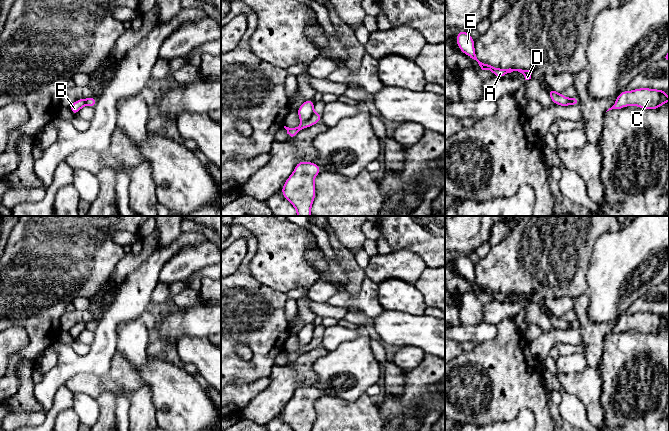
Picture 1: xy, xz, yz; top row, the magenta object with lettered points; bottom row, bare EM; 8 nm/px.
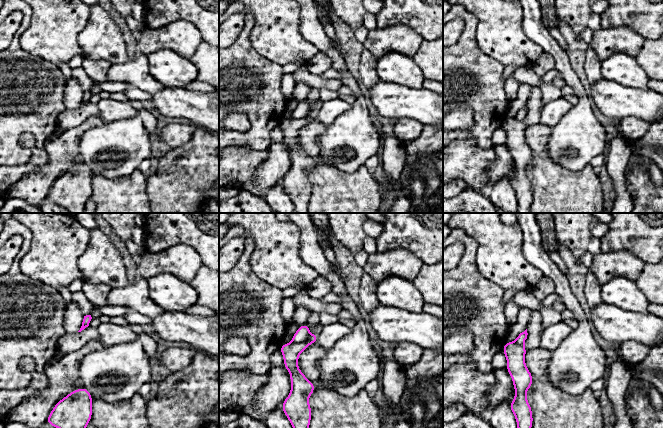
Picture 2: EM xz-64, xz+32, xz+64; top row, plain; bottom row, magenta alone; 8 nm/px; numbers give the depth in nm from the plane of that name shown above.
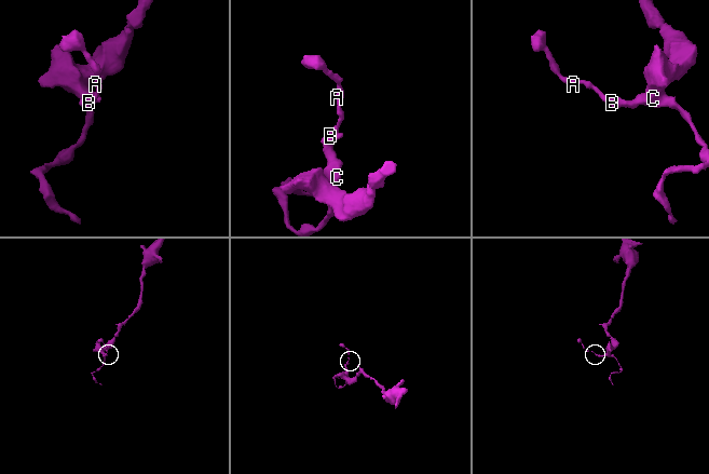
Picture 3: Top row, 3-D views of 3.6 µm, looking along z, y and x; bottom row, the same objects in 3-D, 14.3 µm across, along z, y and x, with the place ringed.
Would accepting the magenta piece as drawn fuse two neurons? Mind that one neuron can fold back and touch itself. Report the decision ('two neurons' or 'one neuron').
two neurons

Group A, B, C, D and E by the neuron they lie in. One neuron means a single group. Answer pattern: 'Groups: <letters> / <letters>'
Groups: A B D E / C

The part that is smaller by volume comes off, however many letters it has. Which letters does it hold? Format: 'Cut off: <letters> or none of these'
Cut off: A, B, D, E

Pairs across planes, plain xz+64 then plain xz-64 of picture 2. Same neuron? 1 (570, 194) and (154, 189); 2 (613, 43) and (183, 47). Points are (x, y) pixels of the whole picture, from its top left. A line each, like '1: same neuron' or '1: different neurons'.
1: different neurons
2: same neuron

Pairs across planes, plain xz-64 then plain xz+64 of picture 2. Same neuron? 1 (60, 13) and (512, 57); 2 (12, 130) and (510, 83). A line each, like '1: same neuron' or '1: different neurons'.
1: same neuron
2: different neurons

